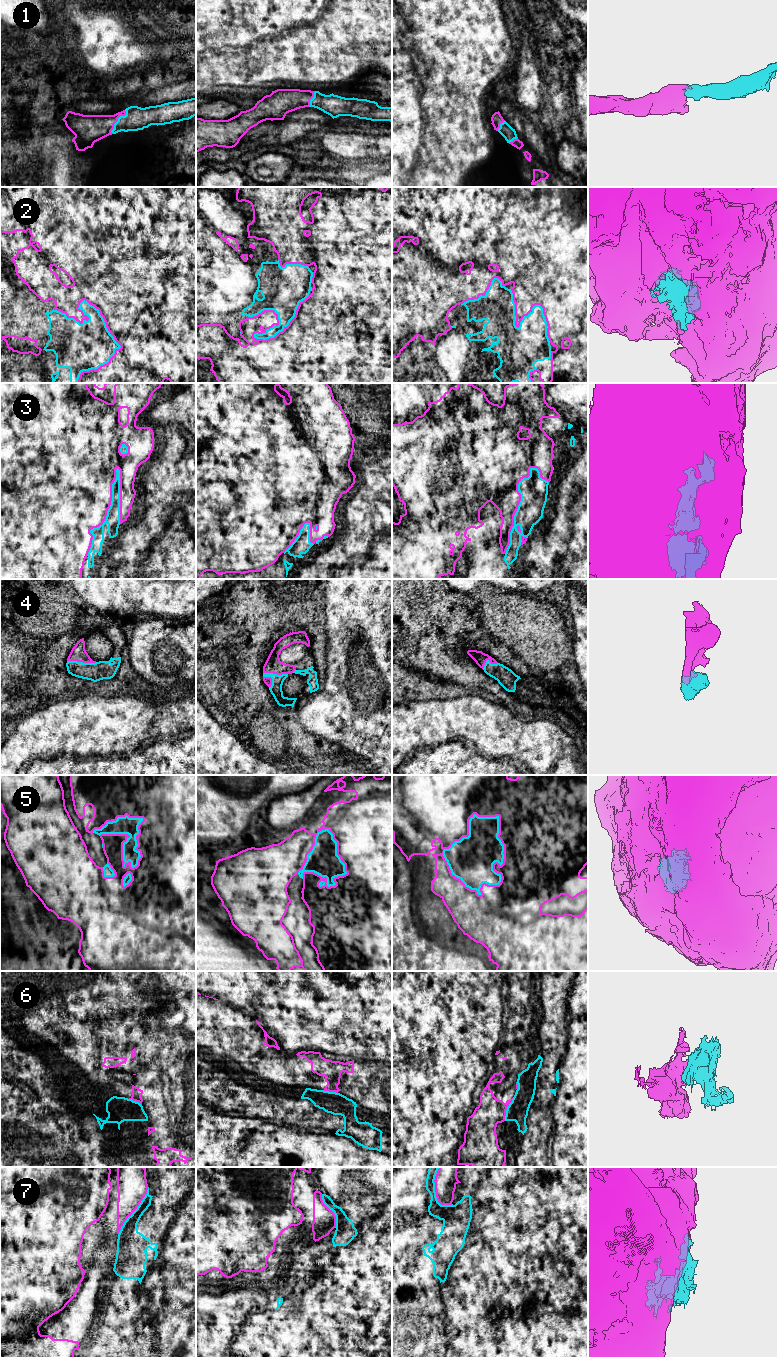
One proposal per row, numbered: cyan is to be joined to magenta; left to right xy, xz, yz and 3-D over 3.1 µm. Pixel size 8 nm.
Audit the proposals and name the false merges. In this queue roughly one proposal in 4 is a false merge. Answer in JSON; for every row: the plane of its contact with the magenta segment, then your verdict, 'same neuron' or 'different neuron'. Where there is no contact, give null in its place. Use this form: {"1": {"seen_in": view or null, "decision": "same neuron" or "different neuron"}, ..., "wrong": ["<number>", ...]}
{"1": {"seen_in": "xy", "decision": "same neuron"}, "2": {"seen_in": "xy", "decision": "same neuron"}, "3": {"seen_in": "xy", "decision": "same neuron"}, "4": {"seen_in": "xy", "decision": "same neuron"}, "5": {"seen_in": "yz", "decision": "same neuron"}, "6": {"seen_in": "yz", "decision": "different neuron"}, "7": {"seen_in": "yz", "decision": "different neuron"}, "wrong": ["6", "7"]}

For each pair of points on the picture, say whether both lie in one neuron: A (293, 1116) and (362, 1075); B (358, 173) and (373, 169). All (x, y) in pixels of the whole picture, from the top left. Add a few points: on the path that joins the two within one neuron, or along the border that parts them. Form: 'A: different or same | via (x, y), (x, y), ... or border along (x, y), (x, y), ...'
A: different | border along (338, 1092), (350, 1098), (356, 1104)
B: same | via (362, 173), (369, 173)

